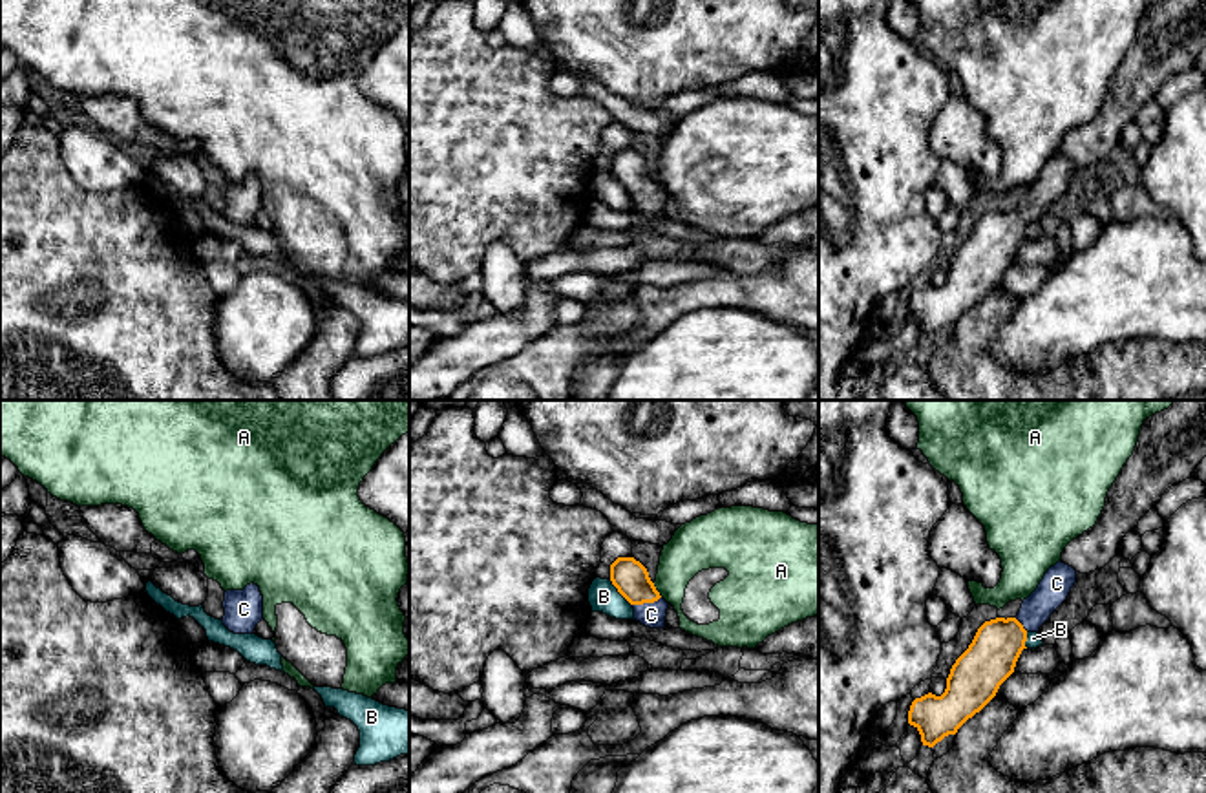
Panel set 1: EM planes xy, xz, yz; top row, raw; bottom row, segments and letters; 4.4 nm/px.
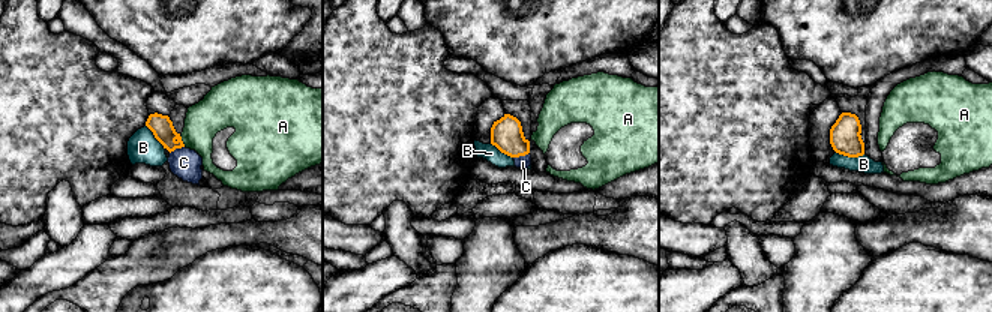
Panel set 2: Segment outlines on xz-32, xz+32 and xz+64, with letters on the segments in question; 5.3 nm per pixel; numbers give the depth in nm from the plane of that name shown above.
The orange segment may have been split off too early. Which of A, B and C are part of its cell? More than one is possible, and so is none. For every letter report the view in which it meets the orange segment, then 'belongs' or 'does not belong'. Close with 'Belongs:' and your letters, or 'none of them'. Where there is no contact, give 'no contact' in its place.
A: meets orange in xz; does not belong
B: meets orange in xz; does not belong
C: meets orange in xz; belongs
Belongs: C

